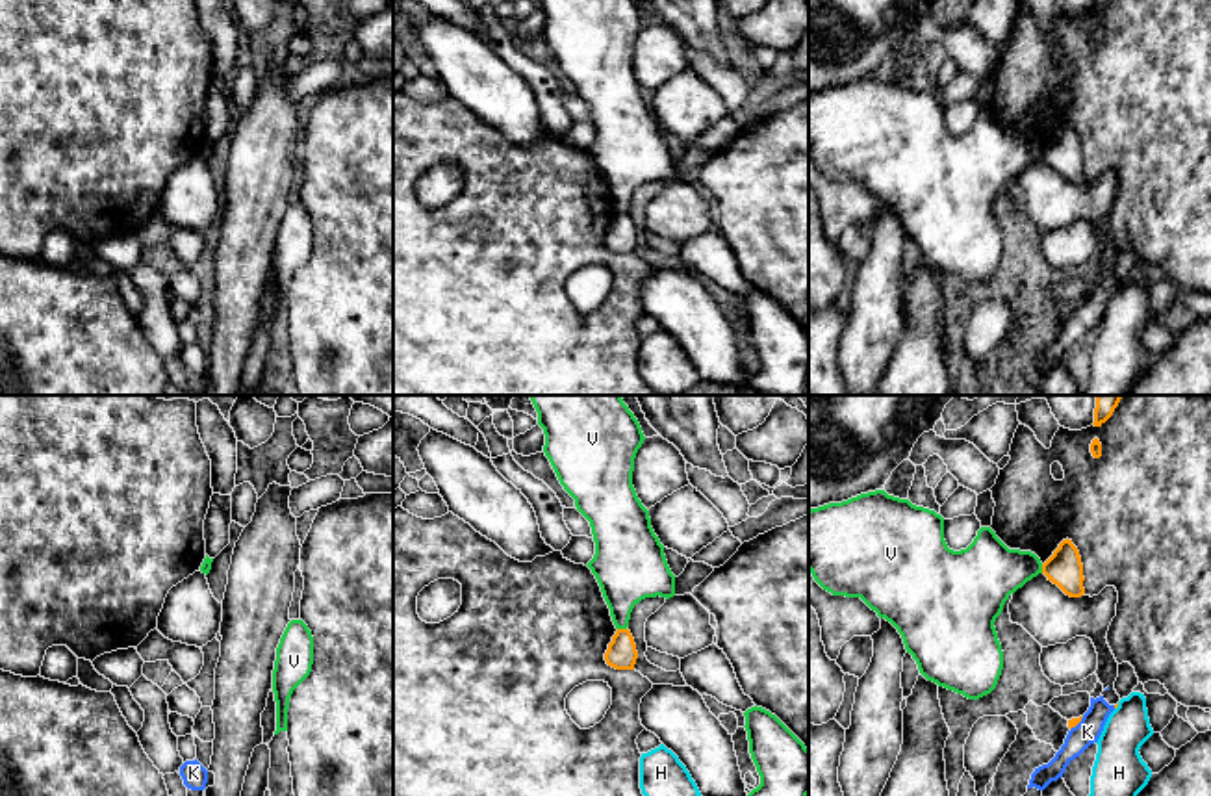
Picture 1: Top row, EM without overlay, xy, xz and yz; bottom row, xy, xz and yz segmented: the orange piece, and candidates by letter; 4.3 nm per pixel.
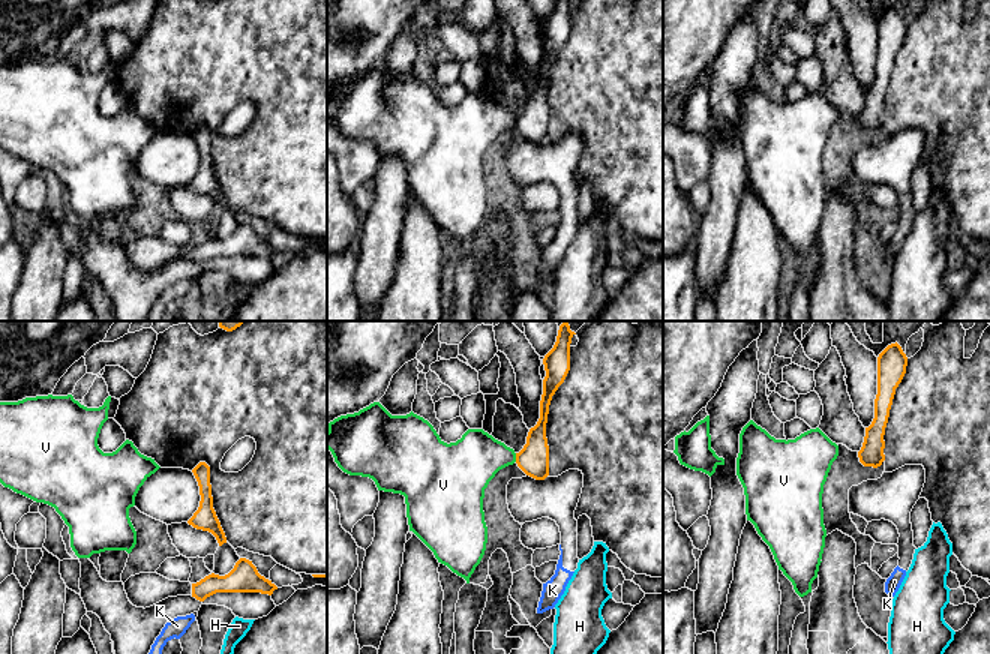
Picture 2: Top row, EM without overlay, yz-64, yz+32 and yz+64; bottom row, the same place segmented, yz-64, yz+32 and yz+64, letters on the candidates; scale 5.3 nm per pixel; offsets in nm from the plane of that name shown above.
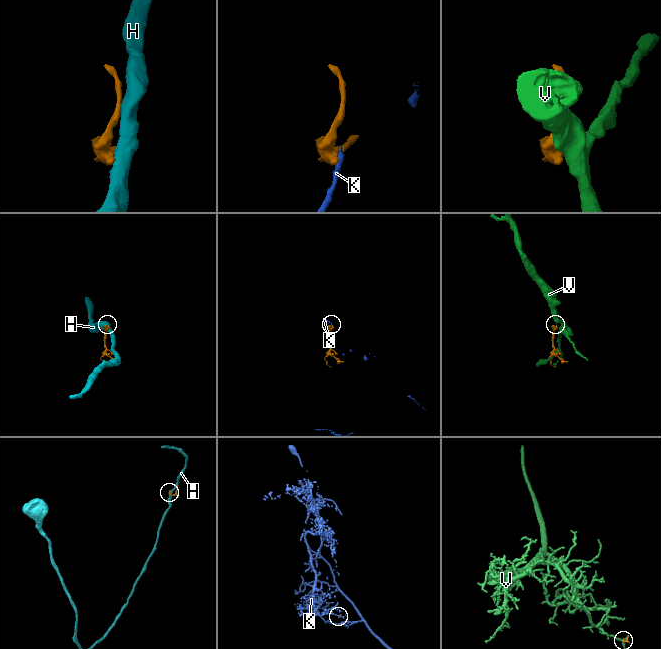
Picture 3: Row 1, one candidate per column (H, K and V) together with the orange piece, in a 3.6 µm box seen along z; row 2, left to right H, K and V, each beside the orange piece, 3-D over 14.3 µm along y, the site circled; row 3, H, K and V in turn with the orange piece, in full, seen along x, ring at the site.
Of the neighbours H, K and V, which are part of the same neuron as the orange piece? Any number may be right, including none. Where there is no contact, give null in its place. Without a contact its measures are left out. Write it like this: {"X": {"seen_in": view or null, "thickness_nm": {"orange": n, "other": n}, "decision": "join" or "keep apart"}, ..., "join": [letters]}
{"H": {"seen_in": "yz", "thickness_nm": {"orange": 20, "other": 200}, "decision": "keep apart"}, "K": {"seen_in": "yz", "thickness_nm": {"orange": 40, "other": 110}, "decision": "keep apart"}, "V": {"seen_in": "xz", "thickness_nm": {"orange": 130, "other": 280}, "decision": "keep apart"}, "join": []}

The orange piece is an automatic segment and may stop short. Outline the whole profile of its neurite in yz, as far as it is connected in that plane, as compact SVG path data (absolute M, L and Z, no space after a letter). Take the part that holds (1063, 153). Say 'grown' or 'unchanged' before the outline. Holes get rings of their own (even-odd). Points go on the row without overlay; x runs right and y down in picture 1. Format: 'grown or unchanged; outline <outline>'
unchanged; outline M1068 122L1063 124L1053 139L1042 148L1042 158L1070 182L1081 182L1085 178L1081 141Z

